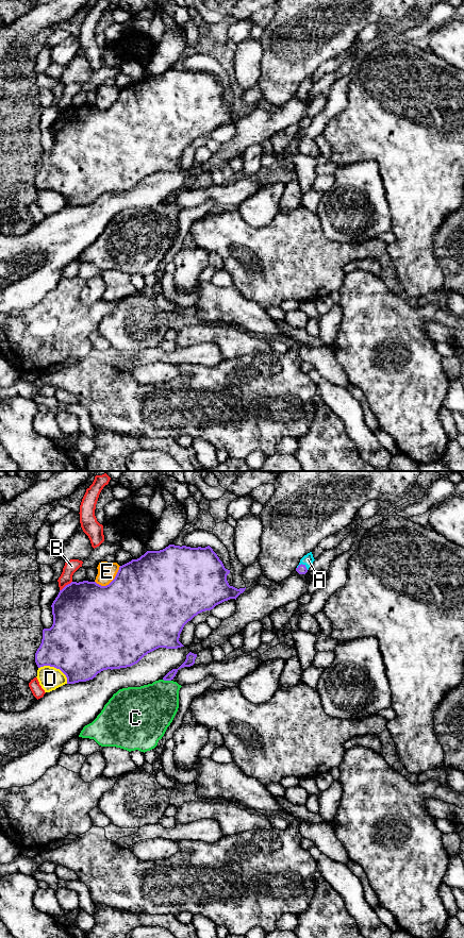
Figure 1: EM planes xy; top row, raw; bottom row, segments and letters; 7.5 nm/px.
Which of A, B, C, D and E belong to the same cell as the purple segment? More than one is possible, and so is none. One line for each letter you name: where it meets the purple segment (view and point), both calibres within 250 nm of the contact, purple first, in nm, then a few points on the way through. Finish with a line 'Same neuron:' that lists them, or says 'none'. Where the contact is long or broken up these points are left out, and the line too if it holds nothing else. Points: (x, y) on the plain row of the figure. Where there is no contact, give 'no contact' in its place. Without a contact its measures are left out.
A: meets purple in xy at (301, 87); 70 nm thick on the purple side, 90 nm on the other; runs through xy (301, 93), (301, 87), (308, 83)
Same neuron: A

